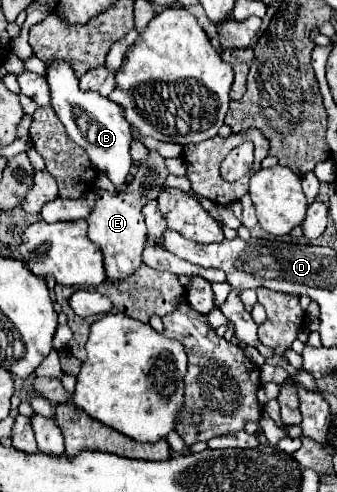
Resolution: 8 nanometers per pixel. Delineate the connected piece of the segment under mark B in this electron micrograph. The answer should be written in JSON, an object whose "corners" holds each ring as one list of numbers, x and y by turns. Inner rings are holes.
{"corners":[[57,61,47,65,47,83,51,89,51,101,53,101,53,109,57,113,57,117,61,119,61,123,65,125,67,135,87,151,89,161,93,163,93,167,101,173,105,173,115,187,123,187,125,179,133,167,133,157,131,157,131,143,133,139,133,131,131,131,131,123,125,119,125,111,121,111,121,107,117,107,117,103,109,101,107,97,95,93,95,91,81,91,79,89,79,79,73,75,73,69,69,67,69,63],[85,115,87,127,83,129,79,125,79,117]]}

